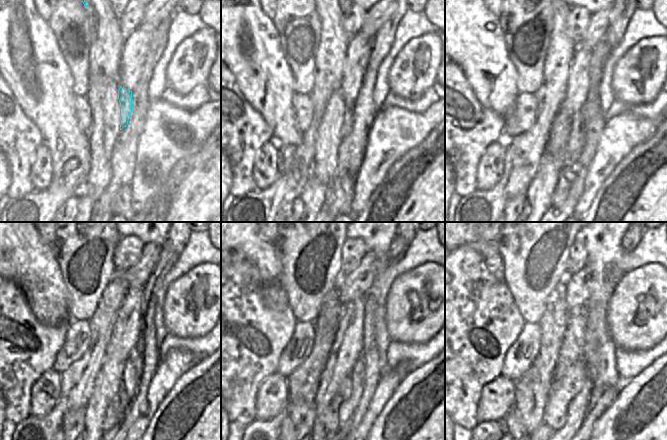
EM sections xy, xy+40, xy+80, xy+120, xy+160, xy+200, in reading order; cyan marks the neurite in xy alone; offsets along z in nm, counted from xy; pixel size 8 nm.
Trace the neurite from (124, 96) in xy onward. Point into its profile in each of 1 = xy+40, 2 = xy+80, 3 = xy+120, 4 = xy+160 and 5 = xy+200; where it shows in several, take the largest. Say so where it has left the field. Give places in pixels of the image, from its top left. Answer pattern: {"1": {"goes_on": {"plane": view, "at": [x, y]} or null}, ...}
{"1": {"goes_on": {"plane": "xy+40", "at": [348, 105]}}, "2": {"goes_on": {"plane": "xy+80", "at": [575, 143]}}, "3": {"goes_on": {"plane": "xy+120", "at": [131, 374]}}, "4": {"goes_on": {"plane": "xy+160", "at": [347, 408]}}, "5": {"goes_on": {"plane": "xy+200", "at": [578, 407]}}}

